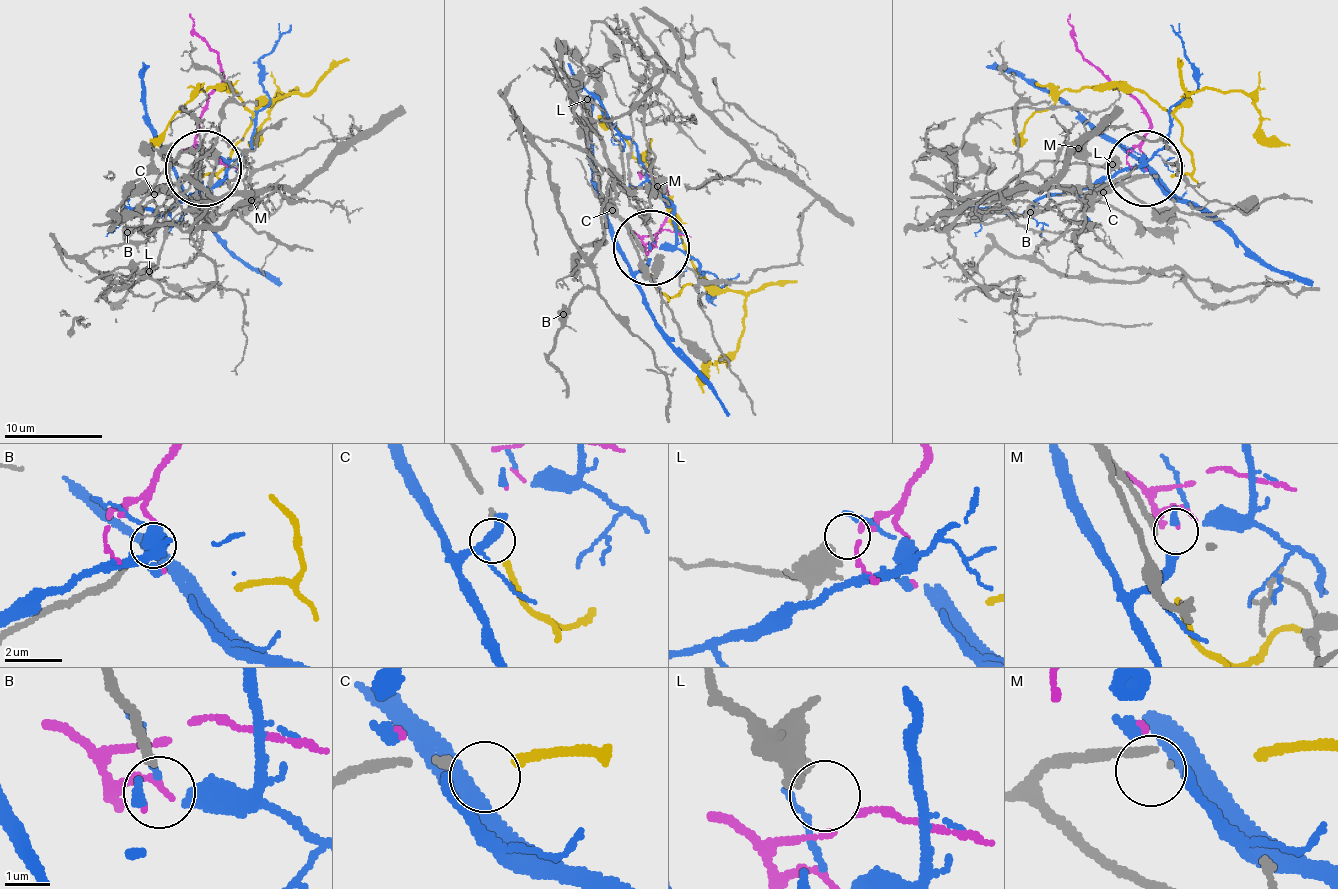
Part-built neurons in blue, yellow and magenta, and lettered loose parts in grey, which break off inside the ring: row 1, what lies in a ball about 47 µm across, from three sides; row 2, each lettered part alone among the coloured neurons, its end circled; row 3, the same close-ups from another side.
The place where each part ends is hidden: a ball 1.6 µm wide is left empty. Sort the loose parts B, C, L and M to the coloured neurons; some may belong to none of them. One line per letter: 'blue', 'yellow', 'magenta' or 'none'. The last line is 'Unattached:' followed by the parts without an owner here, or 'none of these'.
B: none
C: yellow
L: none
M: none
Unattached: B, L, M

